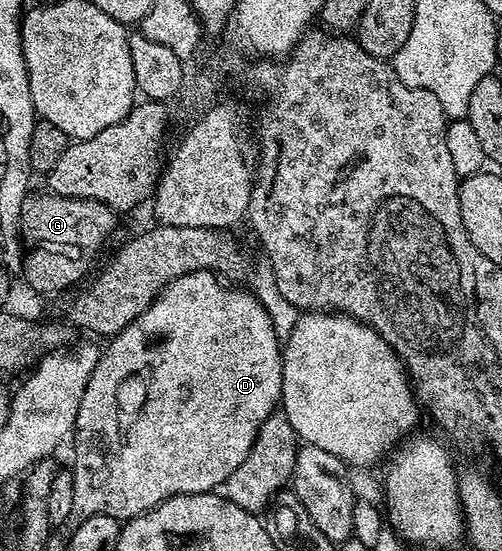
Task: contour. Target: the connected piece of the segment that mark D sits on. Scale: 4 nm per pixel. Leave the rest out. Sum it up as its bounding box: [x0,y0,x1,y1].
[73,269,283,523]

